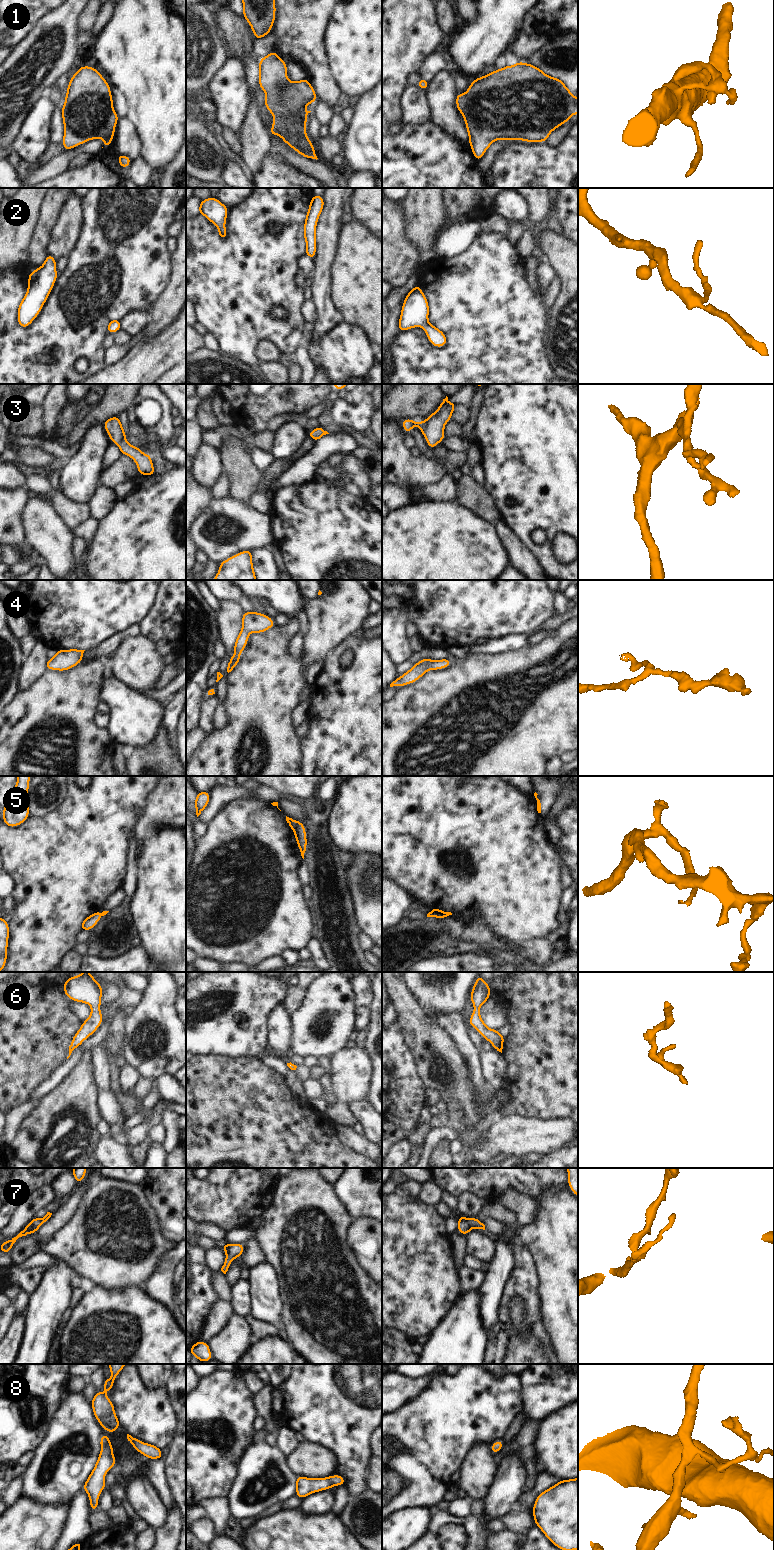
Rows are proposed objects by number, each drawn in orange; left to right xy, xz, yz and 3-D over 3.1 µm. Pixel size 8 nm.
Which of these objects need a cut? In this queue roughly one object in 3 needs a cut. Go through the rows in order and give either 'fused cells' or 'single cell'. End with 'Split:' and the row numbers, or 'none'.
1: single cell
2: single cell
3: single cell
4: single cell
5: fused cells
6: single cell
7: single cell
8: single cell
Split: 5

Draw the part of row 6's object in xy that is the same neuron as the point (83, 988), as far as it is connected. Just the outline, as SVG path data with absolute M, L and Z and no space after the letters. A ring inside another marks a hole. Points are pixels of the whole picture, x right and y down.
M83 972L80 975L66 979L63 988L65 995L72 1001L87 1003L91 1006L88 1019L83 1021L70 1043L68 1059L72 1051L90 1037L103 1021L100 1011L103 988L89 972Z

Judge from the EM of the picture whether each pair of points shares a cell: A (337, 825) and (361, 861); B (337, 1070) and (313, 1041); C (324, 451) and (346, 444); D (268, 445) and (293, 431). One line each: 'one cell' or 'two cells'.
A: two cells
B: two cells
C: one cell
D: two cells

